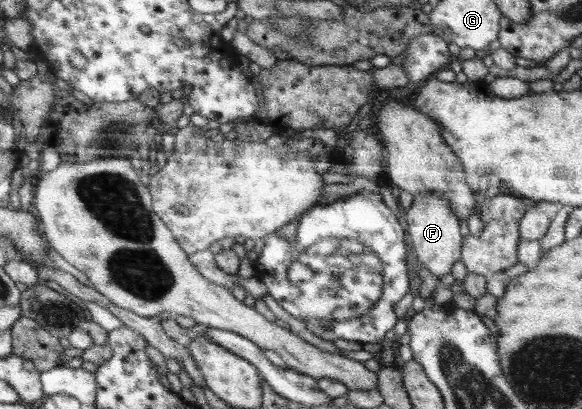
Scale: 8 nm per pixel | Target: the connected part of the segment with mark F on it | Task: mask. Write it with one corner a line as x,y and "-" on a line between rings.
417,194
413,205
406,211
410,240
418,264
428,269
438,280
442,279
444,275
451,273
454,265
460,261
463,237
459,233
456,213
453,213
447,201
443,201
441,197
433,197
433,194

